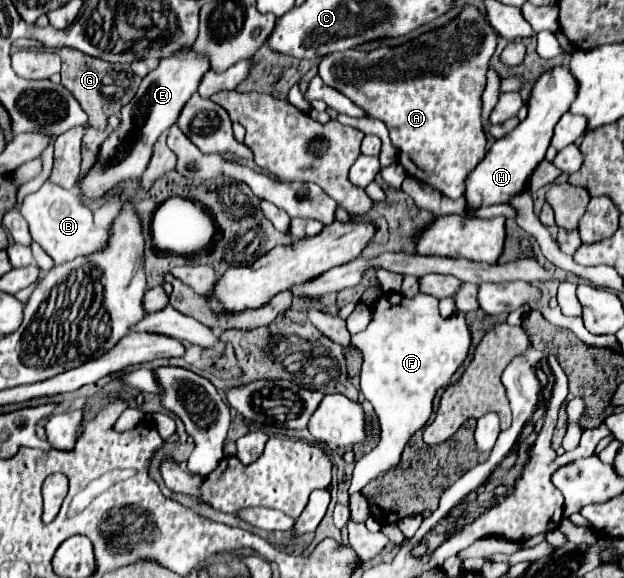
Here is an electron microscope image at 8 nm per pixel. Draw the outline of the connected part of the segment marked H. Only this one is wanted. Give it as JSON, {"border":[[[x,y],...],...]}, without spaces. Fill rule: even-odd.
{"border":[[[567,66],[549,68],[531,82],[531,94],[527,98],[527,118],[521,120],[515,126],[515,130],[495,140],[487,156],[477,164],[477,168],[467,178],[465,198],[469,208],[505,204],[527,188],[527,180],[531,178],[533,168],[545,158],[545,150],[549,148],[555,124],[569,110],[575,96],[577,80],[573,78]]]}

